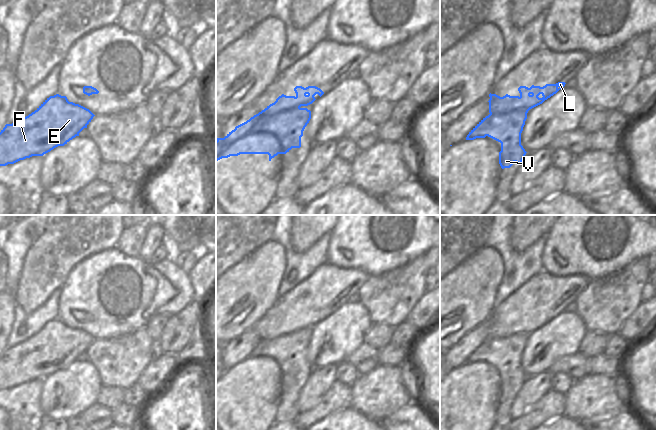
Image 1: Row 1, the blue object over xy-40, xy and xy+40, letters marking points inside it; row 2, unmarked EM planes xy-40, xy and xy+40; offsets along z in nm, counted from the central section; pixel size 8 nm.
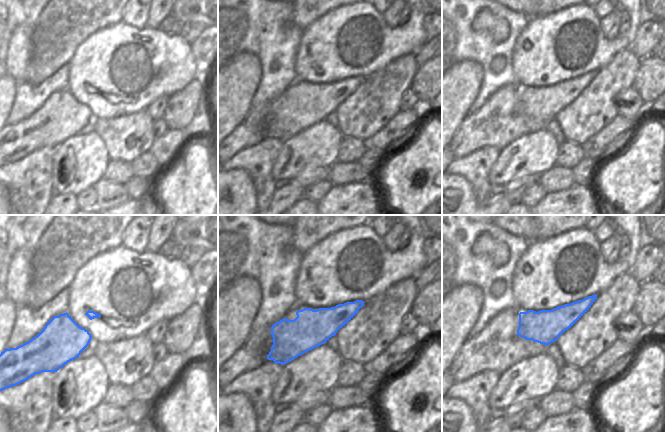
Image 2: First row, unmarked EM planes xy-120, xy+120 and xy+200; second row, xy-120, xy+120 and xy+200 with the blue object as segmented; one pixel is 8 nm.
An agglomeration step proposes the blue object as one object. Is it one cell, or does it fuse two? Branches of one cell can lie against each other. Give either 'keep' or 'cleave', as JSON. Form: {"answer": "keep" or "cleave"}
{"answer": "keep"}

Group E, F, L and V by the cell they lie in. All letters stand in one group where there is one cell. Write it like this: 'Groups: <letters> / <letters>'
Groups: E F L V.

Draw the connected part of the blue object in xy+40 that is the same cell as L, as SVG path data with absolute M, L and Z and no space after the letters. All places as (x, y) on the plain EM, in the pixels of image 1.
M565 306L546 308L543 311L520 310L519 320L506 318L500 321L489 318L489 339L483 342L467 359L466 364L486 360L501 367L499 388L510 392L514 386L521 388L526 375L521 369L521 357L530 333L542 328L565 310Z

